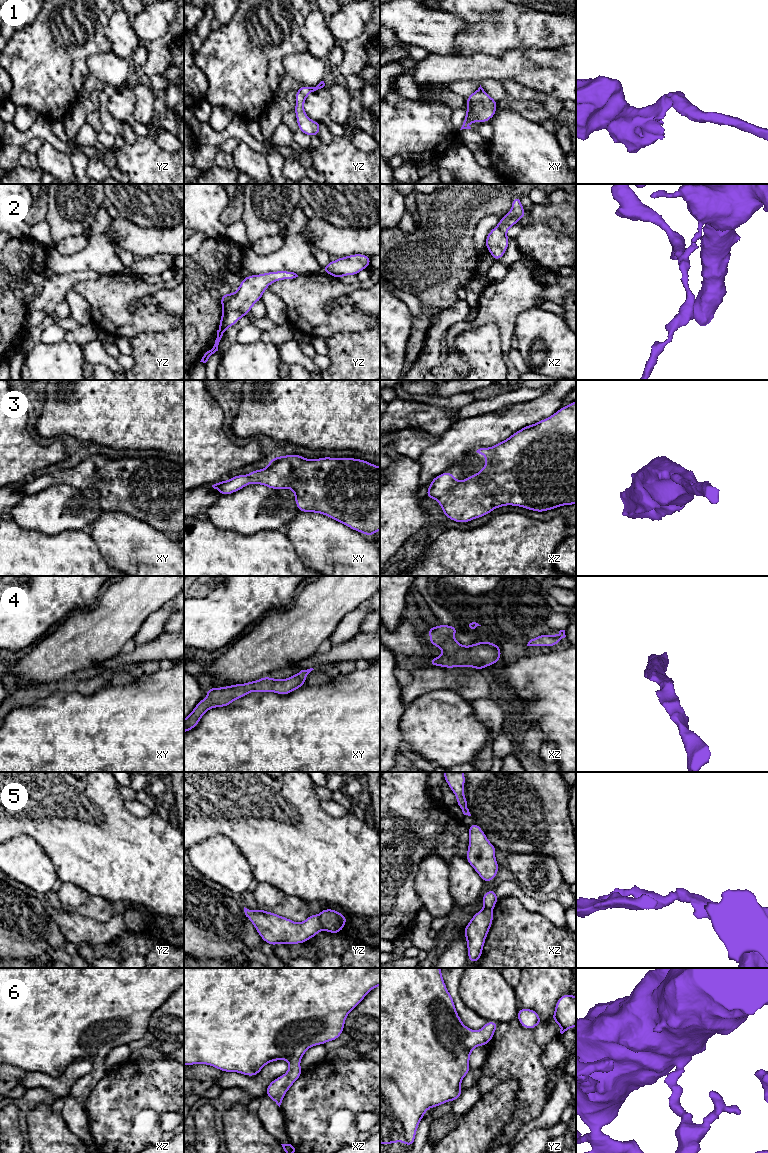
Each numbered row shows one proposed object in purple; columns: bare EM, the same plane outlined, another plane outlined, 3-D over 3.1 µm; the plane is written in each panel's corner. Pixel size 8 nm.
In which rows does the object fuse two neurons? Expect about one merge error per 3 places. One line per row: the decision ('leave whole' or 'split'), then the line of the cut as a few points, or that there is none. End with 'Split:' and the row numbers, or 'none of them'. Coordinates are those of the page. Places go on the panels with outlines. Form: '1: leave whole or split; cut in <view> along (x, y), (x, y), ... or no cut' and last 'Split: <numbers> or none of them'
1: leave whole; no cut
2: split; cut in yz along (234, 293), (222, 306)
3: leave whole; no cut
4: leave whole; no cut
5: split; cut in yz along (318, 916), (323, 928)
6: leave whole; no cut
Split: 2, 5

